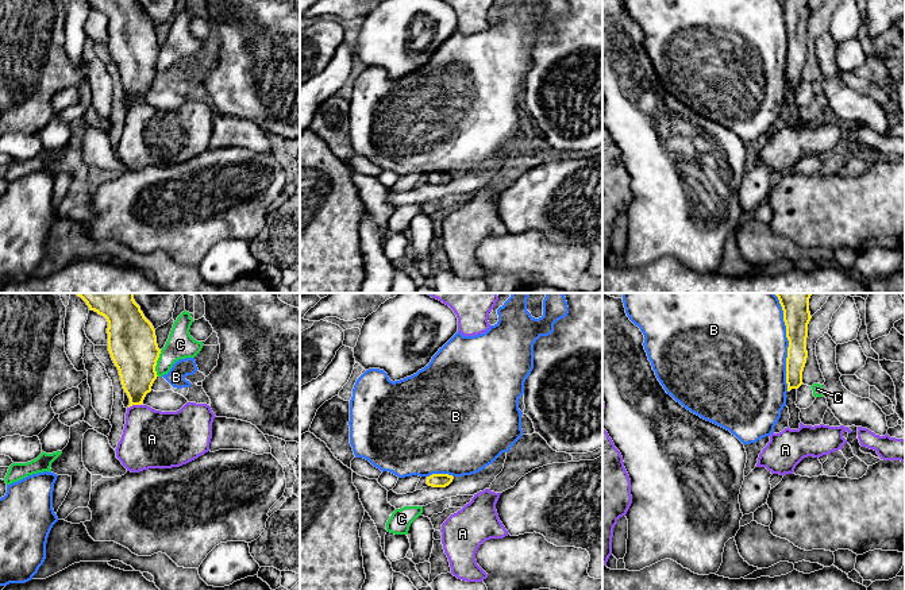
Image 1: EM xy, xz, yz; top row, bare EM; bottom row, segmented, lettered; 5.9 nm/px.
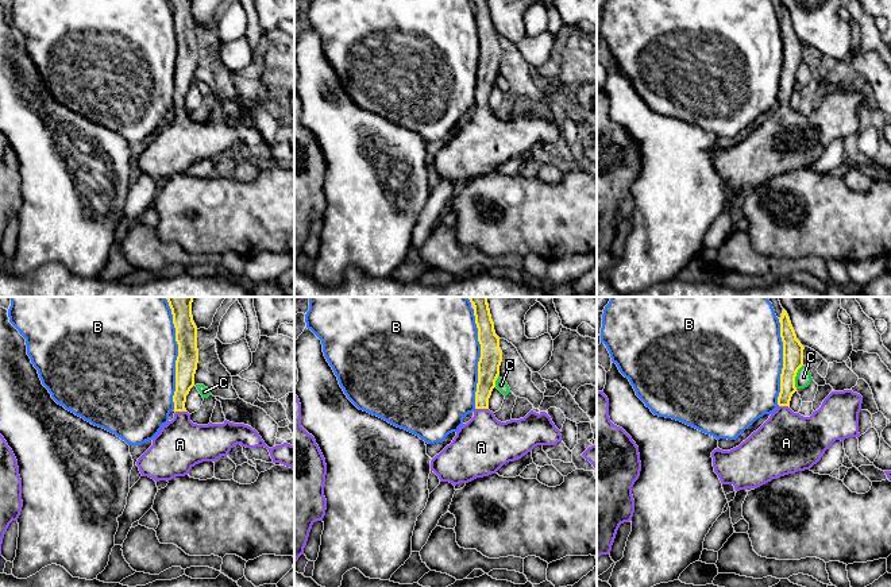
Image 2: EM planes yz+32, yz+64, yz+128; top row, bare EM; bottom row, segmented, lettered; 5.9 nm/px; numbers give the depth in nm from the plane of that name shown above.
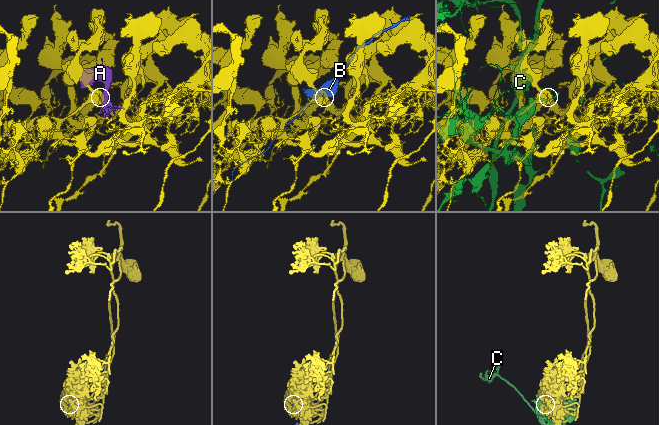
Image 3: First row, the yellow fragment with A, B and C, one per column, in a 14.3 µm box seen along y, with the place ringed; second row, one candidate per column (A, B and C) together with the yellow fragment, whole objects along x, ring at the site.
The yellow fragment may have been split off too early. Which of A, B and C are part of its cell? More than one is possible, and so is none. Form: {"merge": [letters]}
{"merge": ["A"]}

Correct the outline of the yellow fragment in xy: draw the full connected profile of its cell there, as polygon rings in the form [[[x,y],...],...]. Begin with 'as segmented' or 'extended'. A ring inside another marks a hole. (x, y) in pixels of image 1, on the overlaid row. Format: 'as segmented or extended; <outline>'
extended; [[[76,293],[90,311],[108,321],[108,351],[119,370],[124,392],[130,398],[123,435],[116,458],[131,473],[149,468],[172,468],[186,464],[209,451],[212,423],[216,417],[207,404],[186,402],[177,412],[161,412],[143,404],[157,379],[157,360],[161,350],[155,329],[134,300],[134,293]]]

